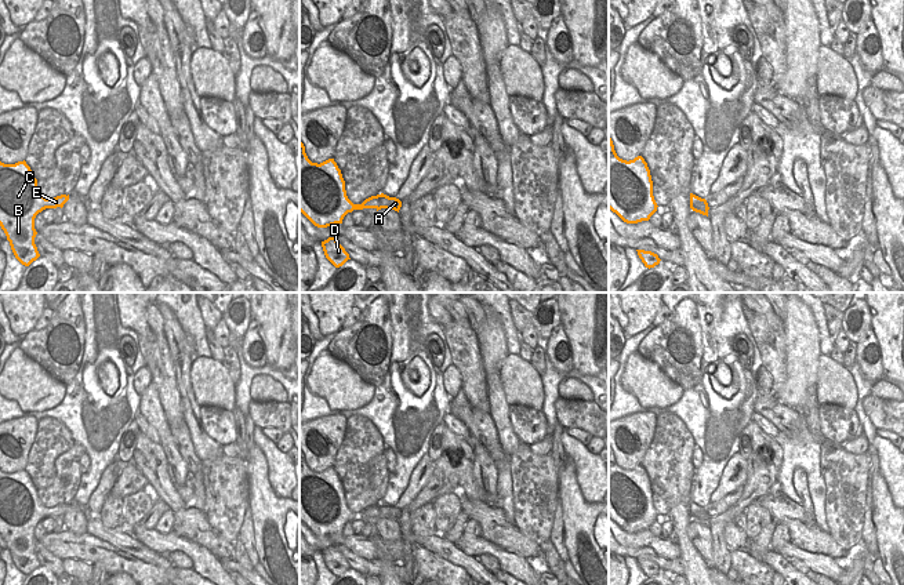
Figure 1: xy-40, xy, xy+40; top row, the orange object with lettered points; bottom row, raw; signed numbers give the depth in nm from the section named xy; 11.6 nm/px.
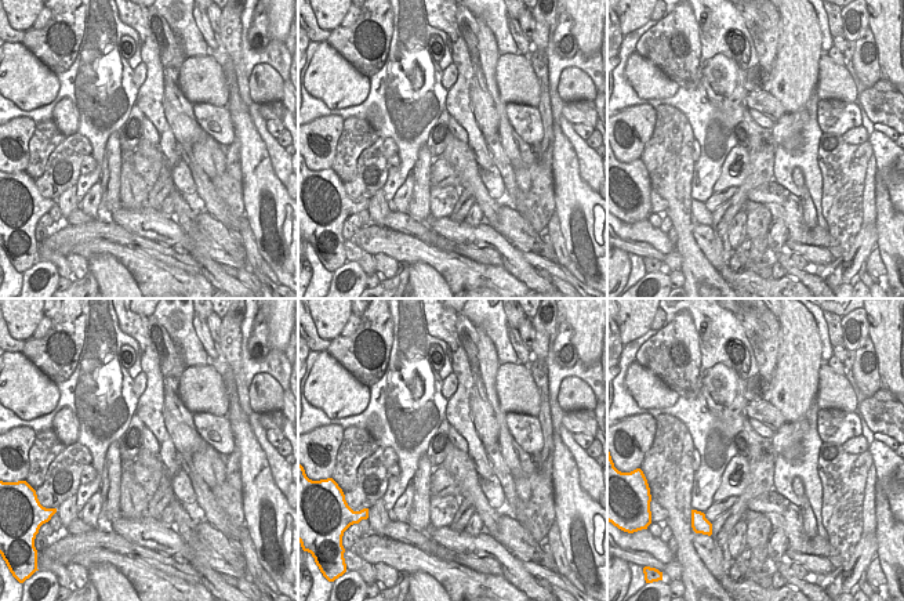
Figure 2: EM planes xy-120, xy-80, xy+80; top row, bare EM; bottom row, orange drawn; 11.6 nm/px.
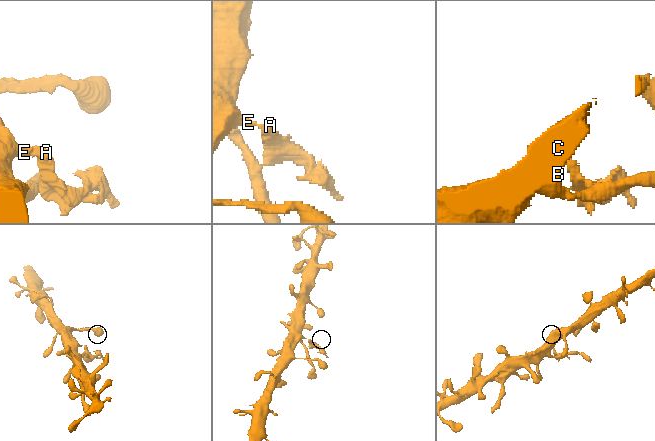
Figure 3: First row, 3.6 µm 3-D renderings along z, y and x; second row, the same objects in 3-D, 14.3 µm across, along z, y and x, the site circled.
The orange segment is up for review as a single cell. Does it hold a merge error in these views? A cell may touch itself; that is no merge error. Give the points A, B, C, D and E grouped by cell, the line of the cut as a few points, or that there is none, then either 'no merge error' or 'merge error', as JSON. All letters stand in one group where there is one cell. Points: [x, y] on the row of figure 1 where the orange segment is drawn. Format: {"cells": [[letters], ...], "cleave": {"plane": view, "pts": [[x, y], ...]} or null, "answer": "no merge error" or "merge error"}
{"cells": [["A"], ["B", "C", "D", "E"]], "cleave": {"plane": "xy", "pts": [[380, 195], [380, 203], [376, 207]]}, "answer": "merge error"}

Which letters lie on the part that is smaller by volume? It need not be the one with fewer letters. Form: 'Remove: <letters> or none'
Remove: A

